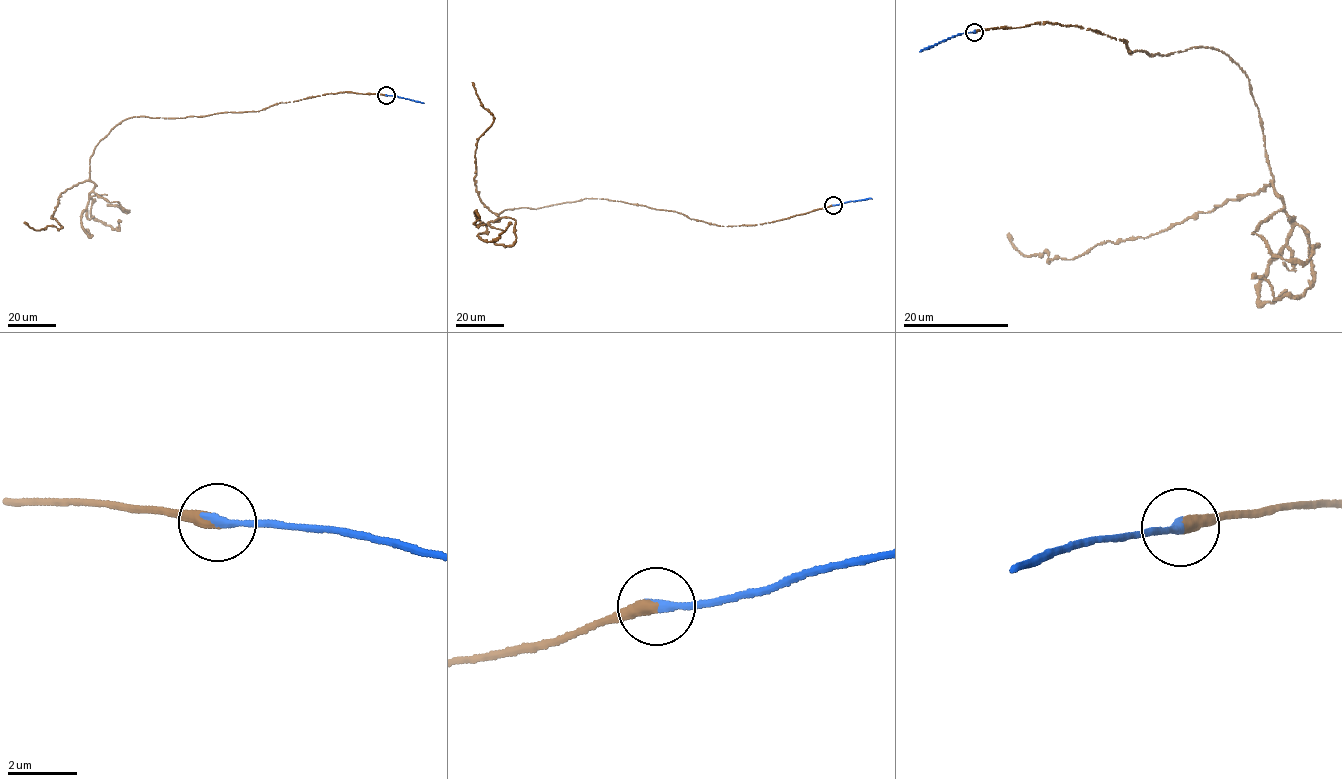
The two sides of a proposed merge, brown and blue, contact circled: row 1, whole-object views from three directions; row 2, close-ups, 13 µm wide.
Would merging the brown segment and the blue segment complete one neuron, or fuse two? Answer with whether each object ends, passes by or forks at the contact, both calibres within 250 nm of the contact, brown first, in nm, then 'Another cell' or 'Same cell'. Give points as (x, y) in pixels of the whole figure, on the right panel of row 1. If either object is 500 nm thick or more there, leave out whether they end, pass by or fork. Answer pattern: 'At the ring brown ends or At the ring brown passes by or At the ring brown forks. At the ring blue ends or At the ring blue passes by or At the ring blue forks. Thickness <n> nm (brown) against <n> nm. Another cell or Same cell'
At the ring brown ends. At the ring blue ends. Thickness 380 nm (brown) against 260 nm. Same cell

